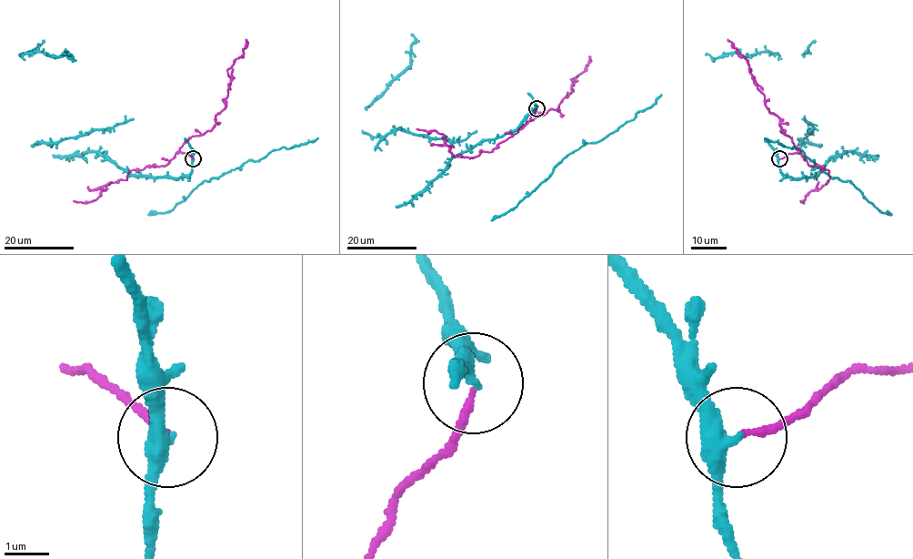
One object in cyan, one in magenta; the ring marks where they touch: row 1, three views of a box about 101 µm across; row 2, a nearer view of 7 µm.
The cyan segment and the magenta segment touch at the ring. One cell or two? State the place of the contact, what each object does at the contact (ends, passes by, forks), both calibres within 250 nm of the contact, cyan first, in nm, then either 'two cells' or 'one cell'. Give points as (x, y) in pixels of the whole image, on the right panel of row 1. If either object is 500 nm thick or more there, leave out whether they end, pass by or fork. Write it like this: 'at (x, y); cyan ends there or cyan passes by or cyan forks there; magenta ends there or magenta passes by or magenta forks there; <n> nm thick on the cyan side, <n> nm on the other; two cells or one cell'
at (779, 158); cyan passes by; magenta ends there; 360 nm thick on the cyan side, 130 nm on the other; two cells

